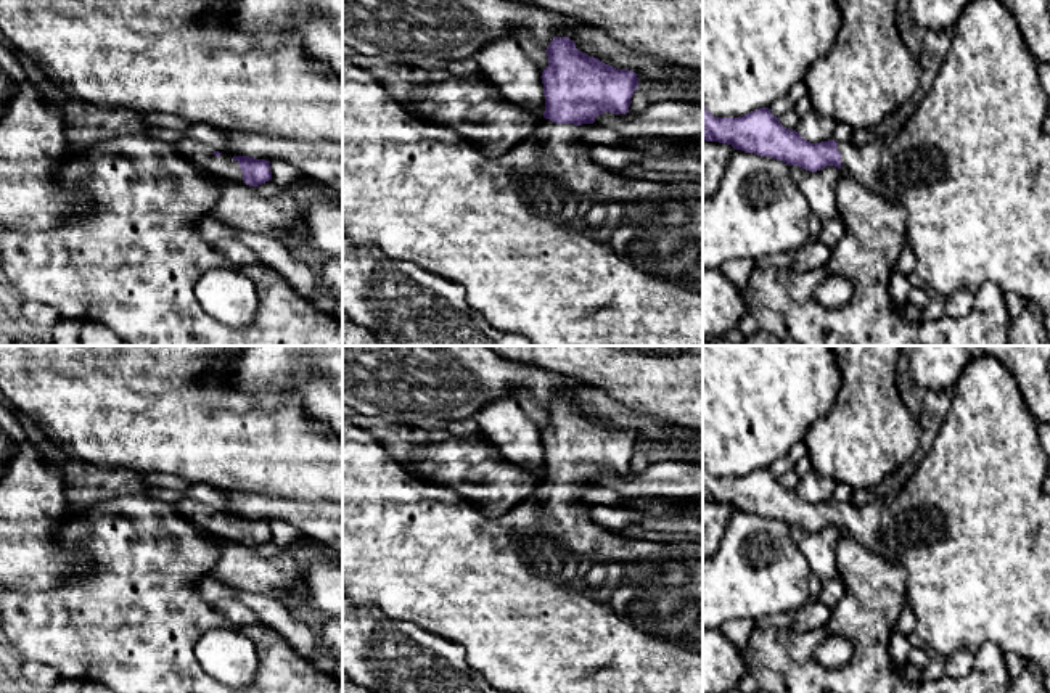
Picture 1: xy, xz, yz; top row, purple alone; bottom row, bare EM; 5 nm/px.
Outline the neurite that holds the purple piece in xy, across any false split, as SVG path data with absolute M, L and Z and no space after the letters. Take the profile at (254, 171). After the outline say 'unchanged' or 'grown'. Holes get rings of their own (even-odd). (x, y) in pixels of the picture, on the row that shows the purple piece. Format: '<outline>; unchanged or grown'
M178 138L174 148L180 158L191 161L201 172L215 177L249 187L272 180L270 161L265 159L222 154L190 138Z; grown

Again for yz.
M971 0L957 21L937 77L896 133L875 137L863 146L835 140L810 143L783 127L769 108L740 117L714 117L703 103L703 140L727 143L810 172L838 167L872 193L905 209L907 243L915 254L915 272L926 286L950 297L960 291L974 296L986 283L995 283L1003 293L1036 302L1050 330L1050 133L1044 130L1050 106L1037 79L1037 64L1016 19L999 0Z; grown

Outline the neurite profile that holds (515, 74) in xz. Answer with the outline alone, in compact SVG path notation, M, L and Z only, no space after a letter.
M508 34L482 45L473 59L479 66L481 76L495 87L502 100L543 114L543 69L516 42L515 35Z

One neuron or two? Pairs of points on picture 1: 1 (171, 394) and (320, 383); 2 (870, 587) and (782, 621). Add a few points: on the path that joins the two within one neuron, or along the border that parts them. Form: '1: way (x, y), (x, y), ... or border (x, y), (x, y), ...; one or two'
1: border (222, 375), (235, 388), (250, 393), (280, 389); two
2: border (756, 624), (788, 629); two

